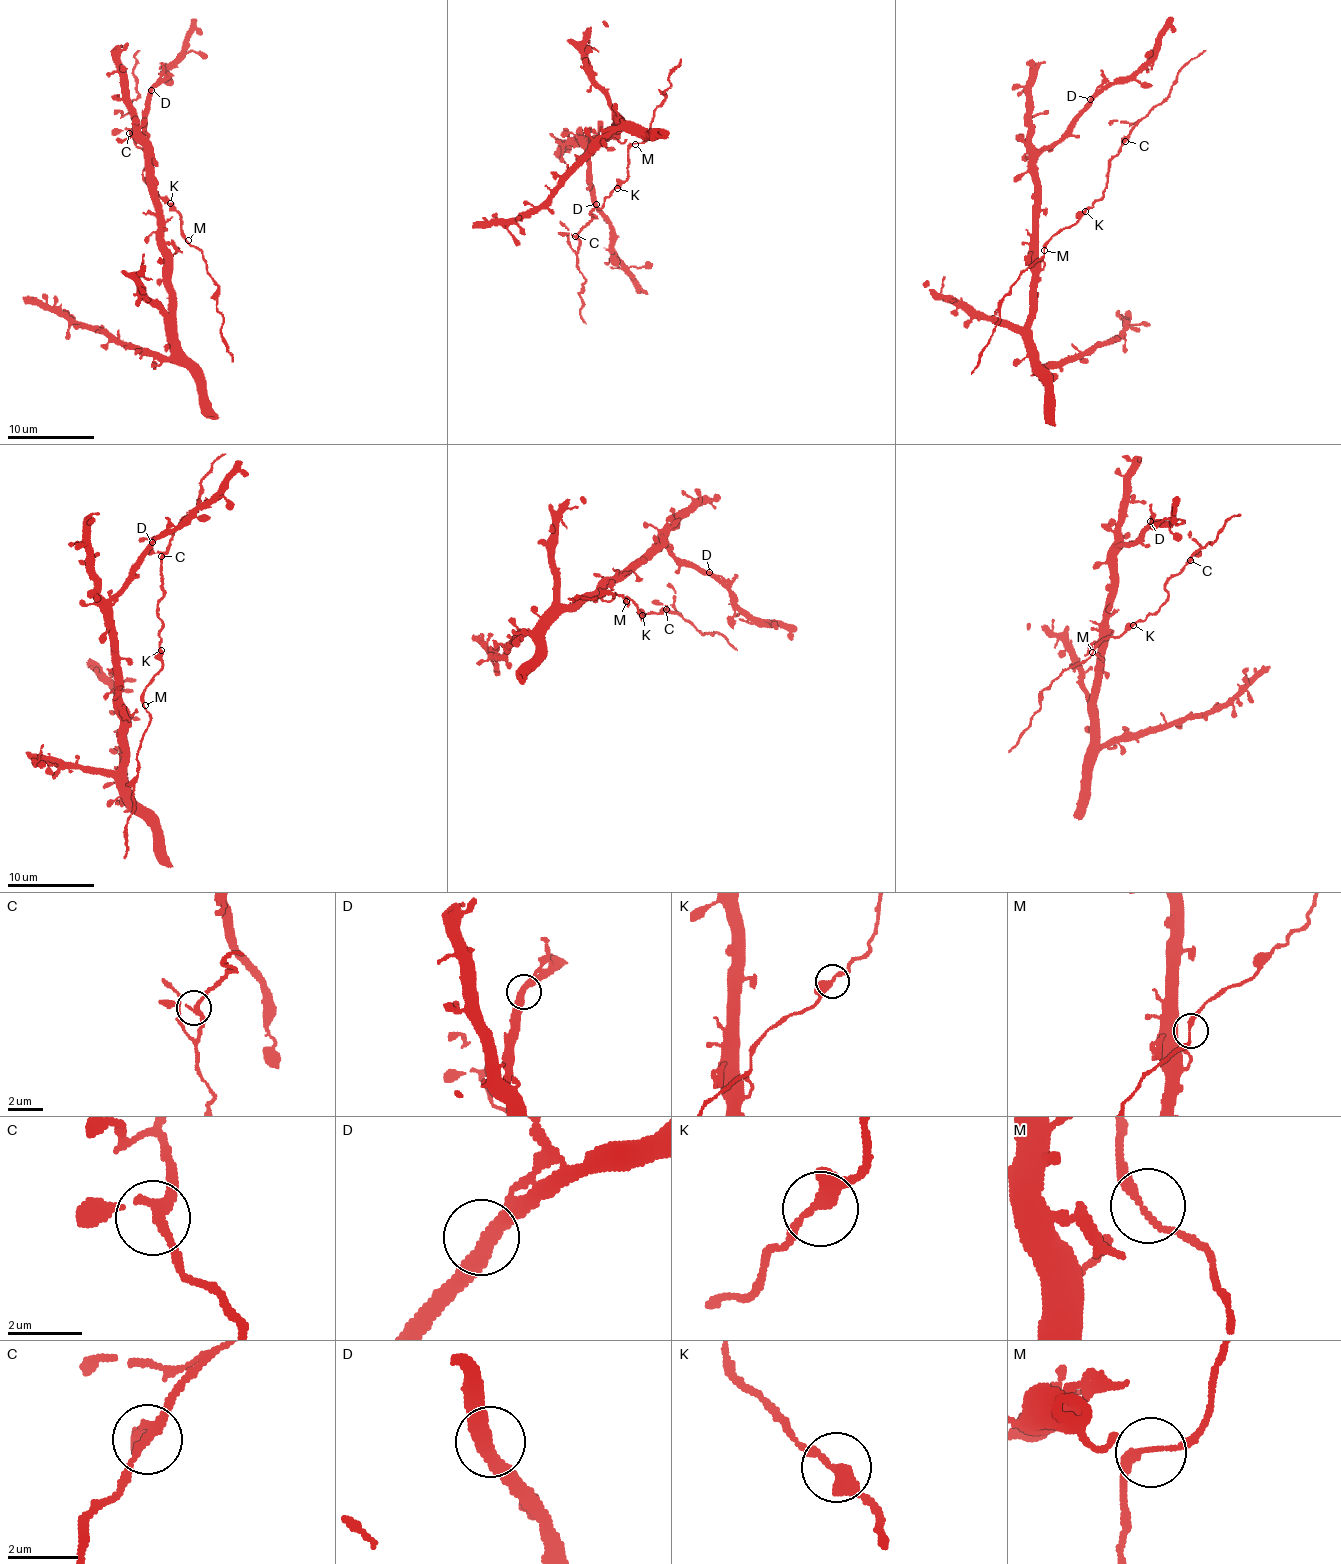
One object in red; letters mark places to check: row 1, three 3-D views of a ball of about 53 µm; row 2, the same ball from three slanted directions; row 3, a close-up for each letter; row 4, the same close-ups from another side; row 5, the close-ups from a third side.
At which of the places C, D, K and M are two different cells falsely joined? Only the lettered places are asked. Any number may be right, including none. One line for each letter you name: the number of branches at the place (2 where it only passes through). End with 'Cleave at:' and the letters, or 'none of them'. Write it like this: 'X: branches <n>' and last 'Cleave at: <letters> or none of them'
Cleave at: none of them

